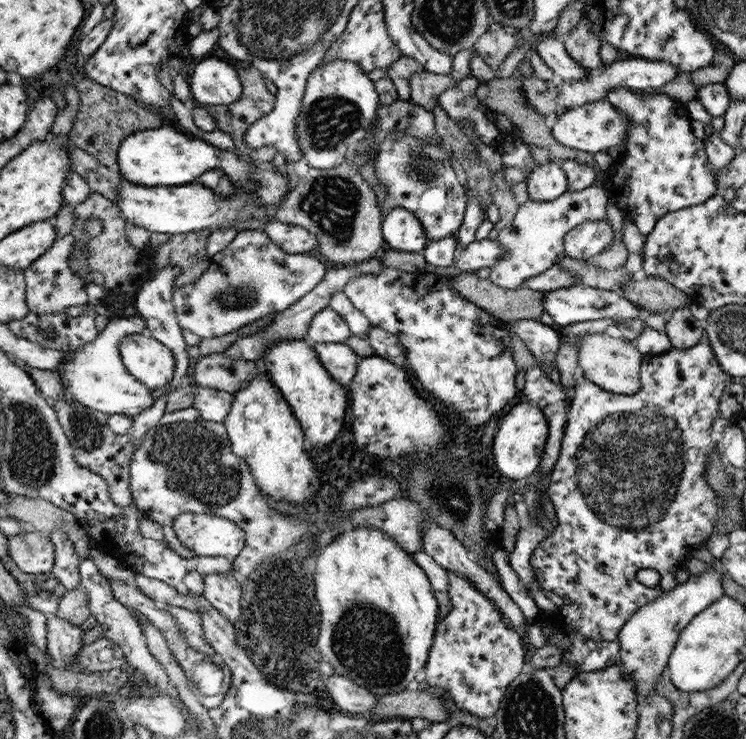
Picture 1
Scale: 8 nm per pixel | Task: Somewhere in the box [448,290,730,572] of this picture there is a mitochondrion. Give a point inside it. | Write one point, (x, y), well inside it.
(627, 468)

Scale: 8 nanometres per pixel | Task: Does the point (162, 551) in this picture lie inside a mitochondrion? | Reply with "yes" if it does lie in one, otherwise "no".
no

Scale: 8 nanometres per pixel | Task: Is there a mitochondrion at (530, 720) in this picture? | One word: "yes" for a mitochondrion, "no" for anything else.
yes

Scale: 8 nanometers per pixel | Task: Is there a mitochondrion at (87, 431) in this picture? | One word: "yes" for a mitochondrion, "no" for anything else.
yes

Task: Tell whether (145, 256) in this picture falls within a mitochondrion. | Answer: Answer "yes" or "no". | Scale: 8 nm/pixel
no

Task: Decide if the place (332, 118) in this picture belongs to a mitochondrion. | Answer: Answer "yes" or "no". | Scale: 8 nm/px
yes

